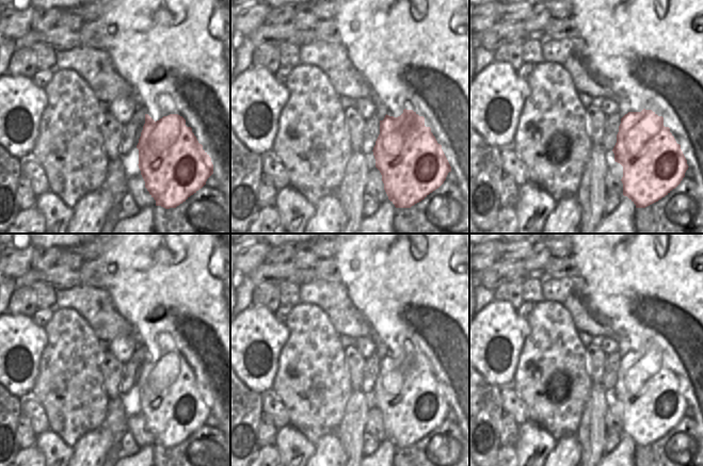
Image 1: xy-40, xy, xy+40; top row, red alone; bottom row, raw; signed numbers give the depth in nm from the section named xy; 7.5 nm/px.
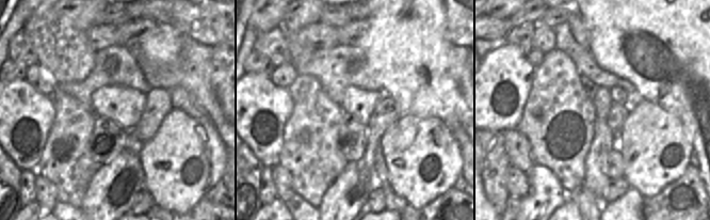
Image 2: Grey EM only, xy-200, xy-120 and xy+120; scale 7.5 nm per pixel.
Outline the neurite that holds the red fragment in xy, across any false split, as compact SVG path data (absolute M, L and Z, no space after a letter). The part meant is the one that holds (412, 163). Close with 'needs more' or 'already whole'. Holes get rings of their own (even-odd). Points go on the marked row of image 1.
M404 109L398 117L386 114L380 120L380 134L372 151L384 190L396 208L411 208L421 202L438 189L451 172L442 145L437 143L431 128L425 126L425 117L413 110Z; already whole

